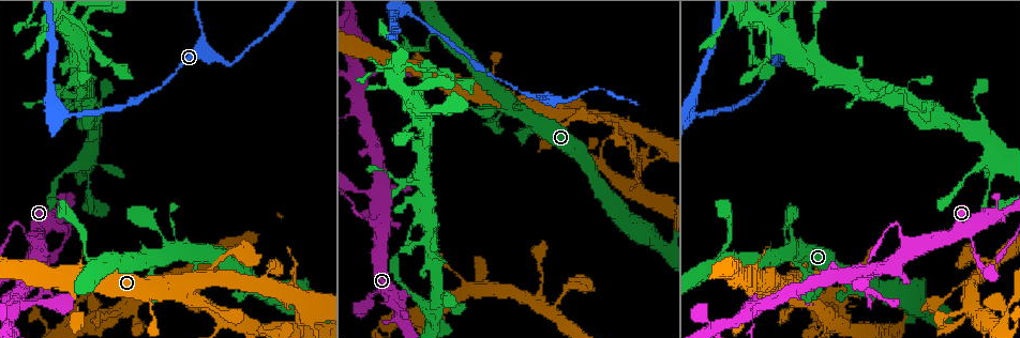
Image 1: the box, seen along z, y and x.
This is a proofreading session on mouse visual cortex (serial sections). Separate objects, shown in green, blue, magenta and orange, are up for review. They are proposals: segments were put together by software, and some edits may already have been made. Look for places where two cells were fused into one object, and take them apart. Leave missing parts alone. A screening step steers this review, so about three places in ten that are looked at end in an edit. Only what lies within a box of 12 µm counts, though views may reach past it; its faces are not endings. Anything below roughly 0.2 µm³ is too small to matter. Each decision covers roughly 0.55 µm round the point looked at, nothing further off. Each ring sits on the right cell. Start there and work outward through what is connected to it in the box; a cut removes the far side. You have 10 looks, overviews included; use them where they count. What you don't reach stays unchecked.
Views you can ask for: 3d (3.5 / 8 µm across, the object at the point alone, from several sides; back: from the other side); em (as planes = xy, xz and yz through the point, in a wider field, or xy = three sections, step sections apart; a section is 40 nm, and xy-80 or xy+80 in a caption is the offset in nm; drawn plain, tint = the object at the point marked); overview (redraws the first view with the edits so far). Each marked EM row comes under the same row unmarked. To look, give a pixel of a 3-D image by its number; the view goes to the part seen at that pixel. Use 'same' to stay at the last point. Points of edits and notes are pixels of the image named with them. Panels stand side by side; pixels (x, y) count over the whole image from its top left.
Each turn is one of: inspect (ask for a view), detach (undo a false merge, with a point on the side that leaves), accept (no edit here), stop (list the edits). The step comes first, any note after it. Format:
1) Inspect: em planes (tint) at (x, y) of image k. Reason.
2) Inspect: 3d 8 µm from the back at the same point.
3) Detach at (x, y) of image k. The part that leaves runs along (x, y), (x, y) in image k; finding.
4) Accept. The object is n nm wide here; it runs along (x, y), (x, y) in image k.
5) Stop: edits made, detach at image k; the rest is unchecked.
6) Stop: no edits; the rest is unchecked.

Inspect: 3d 3.5 µm from the back at (222, 57) of image 1. Abrupt turn.

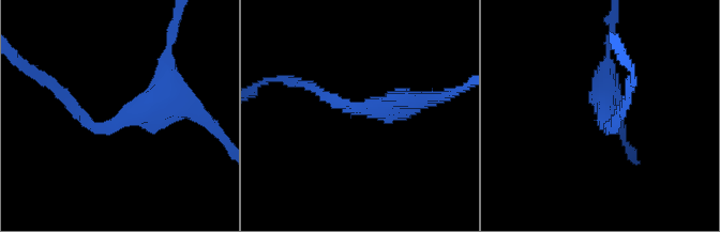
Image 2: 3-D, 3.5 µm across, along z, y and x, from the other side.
Inspect: em xy step 2 (tint) at (123, 120) of image 2. The arms are 200, 350 nm wide.

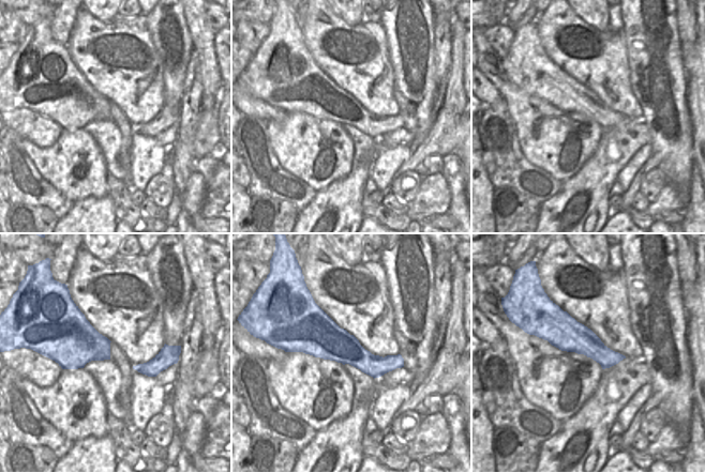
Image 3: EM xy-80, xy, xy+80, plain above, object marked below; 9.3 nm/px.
Accept. Continuous, no second cell.

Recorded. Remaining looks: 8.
Inspect: 3d 3.5 µm at (529, 106) of image 1.

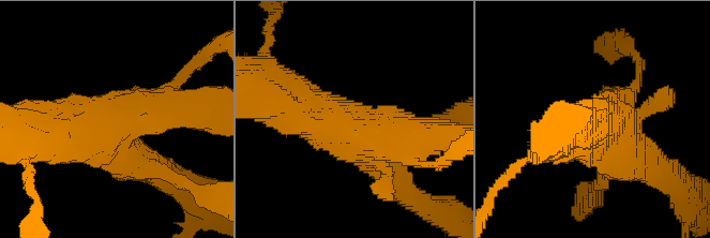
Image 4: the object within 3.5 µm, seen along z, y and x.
Inspect: em planes (tint) at (350, 127) of image 4.

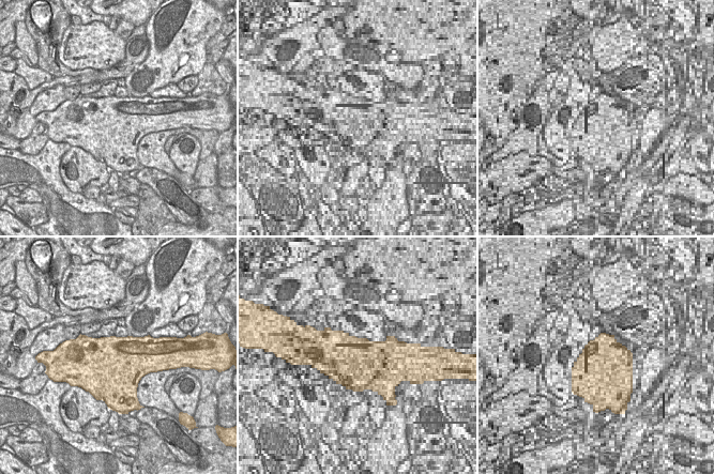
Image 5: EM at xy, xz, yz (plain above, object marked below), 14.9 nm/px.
Accept. It runs along (283, 104), (361, 136), (414, 136) in image 4; all the same cell.

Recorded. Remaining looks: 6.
Inspect: 3d 3.5 µm at (13, 225) of image 1. Abrupt turn.

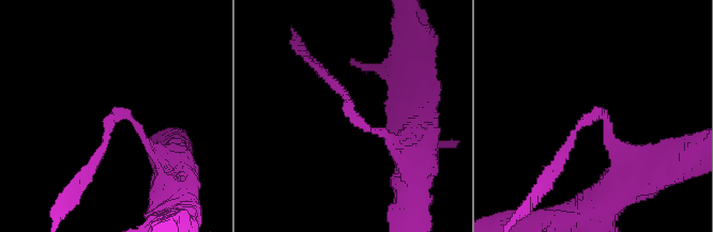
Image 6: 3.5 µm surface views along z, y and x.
Inspect: em xy step 1 (tint) at (119, 115) of image 6. The arms are 150, 150 nm wide; now the EM.

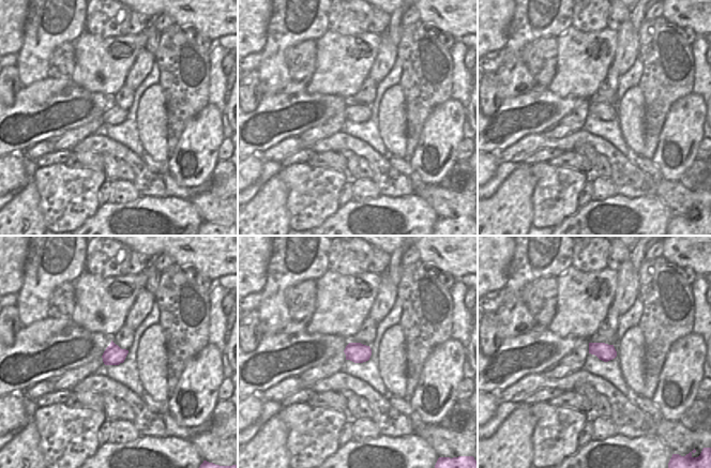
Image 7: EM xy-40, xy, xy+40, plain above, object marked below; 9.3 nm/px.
Accept. The object is 190 nm wide here; it runs along (158, 153), (125, 114), (116, 114), (93, 164) in image 6; all the same cell.

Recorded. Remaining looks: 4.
Inspect: 3d 3.5 µm at (646, 157) of image 1. Sharp bend.

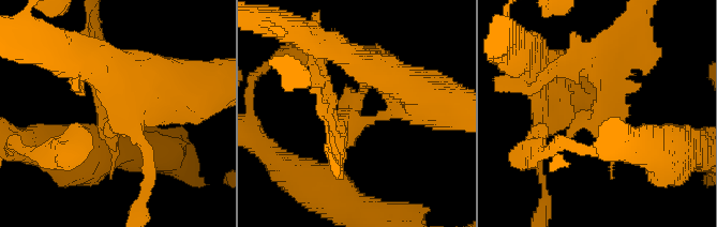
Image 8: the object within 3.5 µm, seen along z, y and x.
Inspect: em xy step 2 (tint) at (353, 116) of image 8.

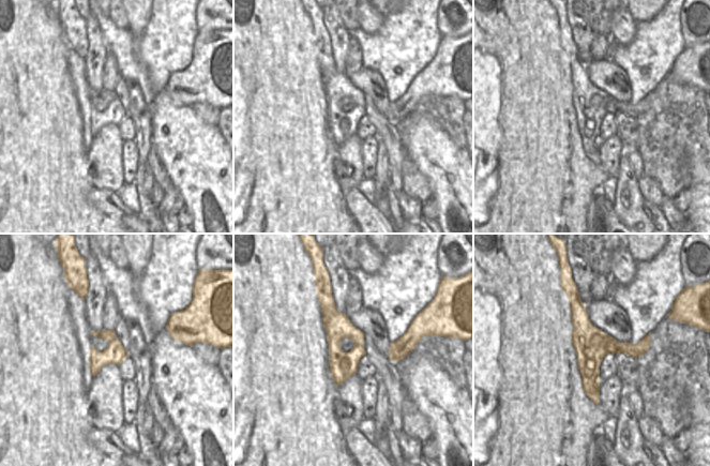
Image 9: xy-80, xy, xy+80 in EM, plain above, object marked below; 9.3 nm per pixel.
Detach at (622, 91) of image 8. A border runs along (621, 343), (610, 351) in image 9; a second cell is stuck on.

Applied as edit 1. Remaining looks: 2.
Stop: edits made, detach at image 8; the rest is unchecked.

